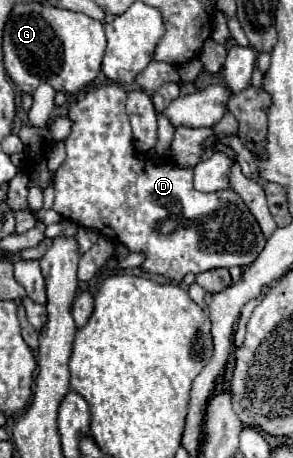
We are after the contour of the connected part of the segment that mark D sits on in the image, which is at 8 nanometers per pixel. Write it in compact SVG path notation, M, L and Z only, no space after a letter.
M106 84L86 94L82 102L76 102L70 112L74 128L64 140L66 160L56 170L56 200L54 210L84 228L92 228L114 242L124 244L130 252L142 252L146 258L140 266L146 274L164 276L172 282L180 282L186 274L200 274L212 268L250 266L262 252L266 238L254 220L252 212L242 204L242 198L226 188L222 192L194 192L192 168L178 168L172 160L156 162L134 150L130 120L126 116L126 92L118 84Z

